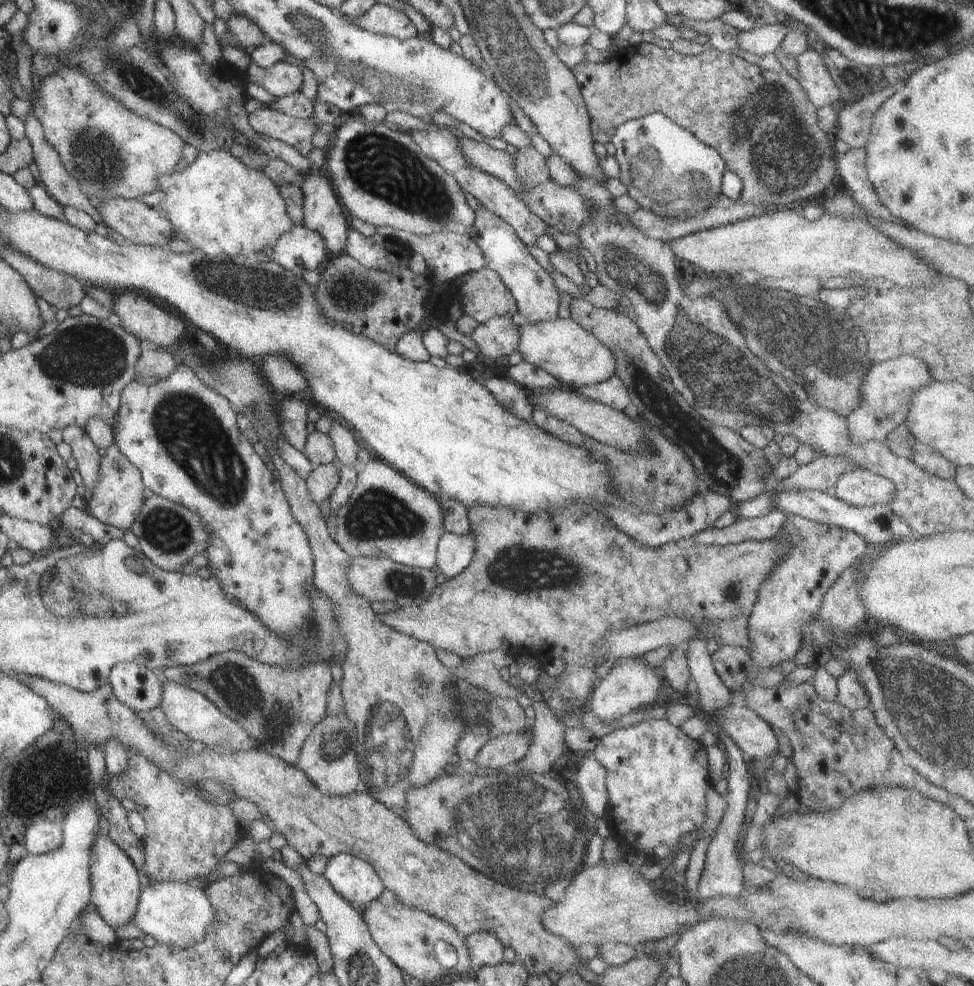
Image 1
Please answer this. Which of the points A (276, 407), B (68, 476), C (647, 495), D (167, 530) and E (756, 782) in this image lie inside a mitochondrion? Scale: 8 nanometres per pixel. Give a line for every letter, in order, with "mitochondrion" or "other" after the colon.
A: other
B: other
C: mitochondrion
D: mitochondrion
E: other

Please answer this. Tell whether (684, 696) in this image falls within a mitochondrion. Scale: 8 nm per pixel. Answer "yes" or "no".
no

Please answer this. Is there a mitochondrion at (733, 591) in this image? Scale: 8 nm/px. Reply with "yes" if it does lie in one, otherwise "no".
yes

